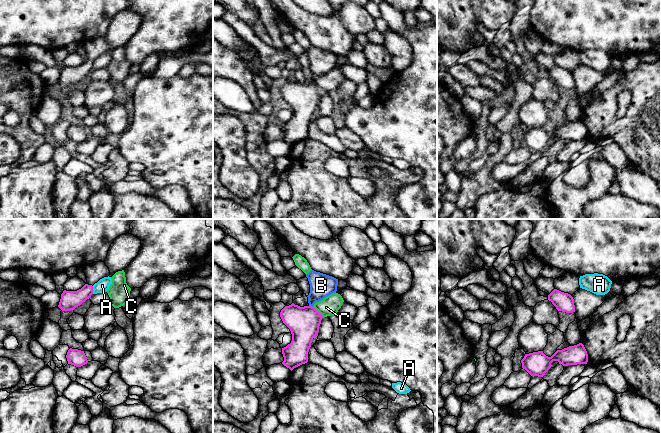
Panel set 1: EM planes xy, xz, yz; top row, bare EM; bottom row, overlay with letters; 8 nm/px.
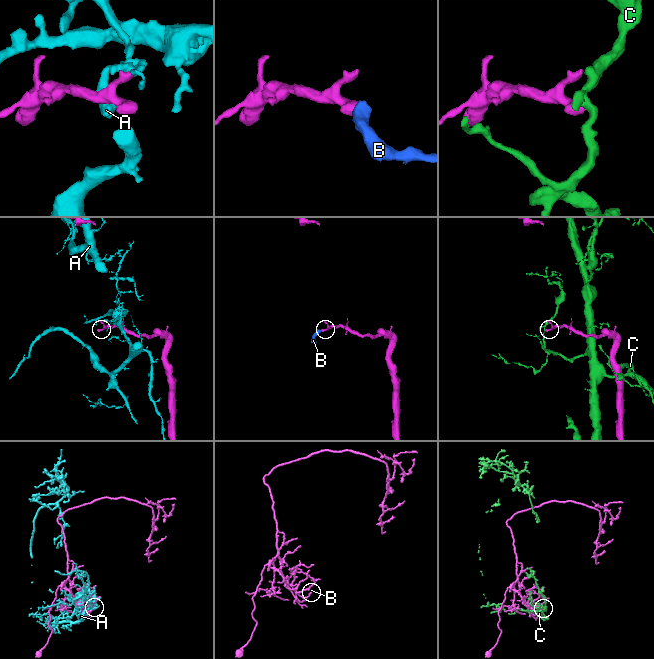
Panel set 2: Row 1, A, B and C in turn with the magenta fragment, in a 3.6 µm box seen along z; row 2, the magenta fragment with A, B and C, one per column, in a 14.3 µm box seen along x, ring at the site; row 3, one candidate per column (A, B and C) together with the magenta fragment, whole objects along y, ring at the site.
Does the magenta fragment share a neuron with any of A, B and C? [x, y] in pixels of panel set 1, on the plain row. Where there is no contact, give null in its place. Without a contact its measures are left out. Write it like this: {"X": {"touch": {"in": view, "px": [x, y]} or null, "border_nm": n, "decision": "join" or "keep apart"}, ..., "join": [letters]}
{"A": {"touch": {"in": "xy", "px": [92, 66]}, "border_nm": 60, "decision": "keep apart"}, "B": {"touch": {"in": "xz", "px": [311, 82]}, "border_nm": 40, "decision": "join"}, "C": {"touch": {"in": "xz", "px": [317, 87]}, "border_nm": 120, "decision": "keep apart"}, "join": ["B"]}

